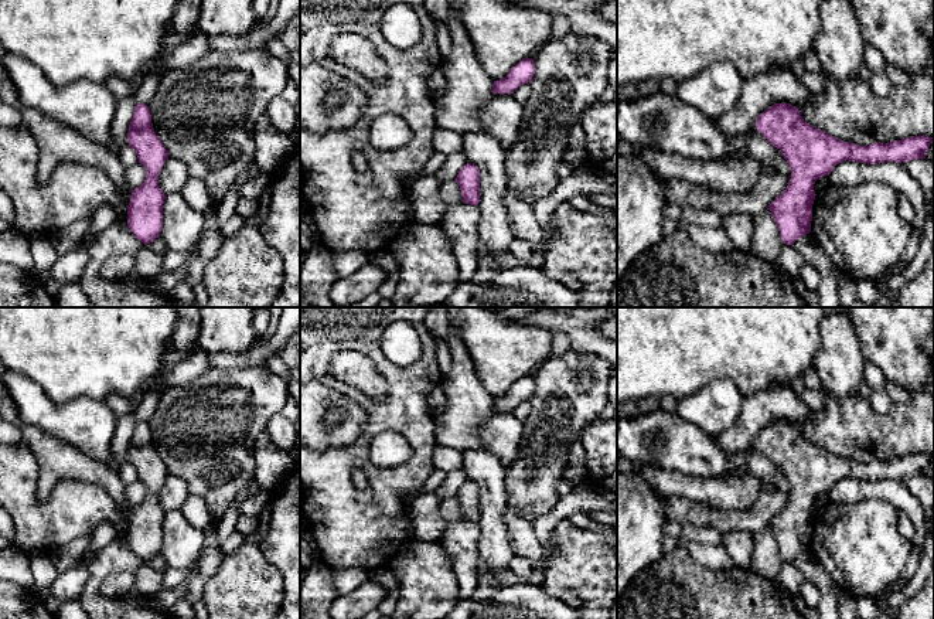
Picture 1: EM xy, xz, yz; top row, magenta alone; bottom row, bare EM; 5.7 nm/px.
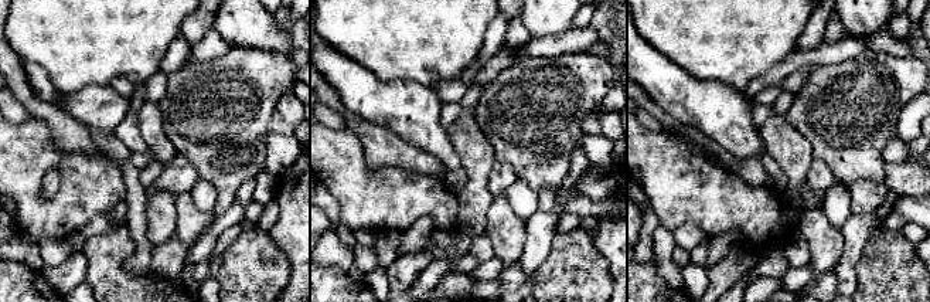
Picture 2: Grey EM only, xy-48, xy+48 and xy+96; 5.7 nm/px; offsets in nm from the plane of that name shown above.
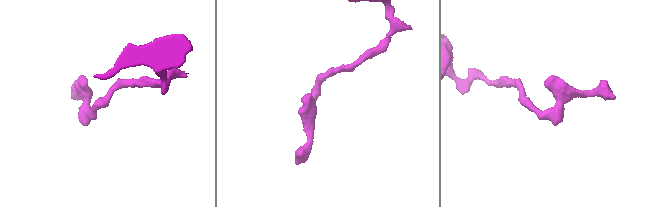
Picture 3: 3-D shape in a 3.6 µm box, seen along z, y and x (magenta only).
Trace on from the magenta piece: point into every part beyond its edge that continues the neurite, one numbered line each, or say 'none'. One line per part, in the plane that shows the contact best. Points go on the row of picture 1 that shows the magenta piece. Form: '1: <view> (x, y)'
none

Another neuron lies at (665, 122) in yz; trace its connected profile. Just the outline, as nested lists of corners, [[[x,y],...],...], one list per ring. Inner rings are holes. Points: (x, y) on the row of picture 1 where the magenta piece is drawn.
[[[661,91],[635,101],[617,101],[617,136],[635,146],[651,144],[664,152],[698,160],[720,161],[730,157],[751,157],[761,167],[771,166],[791,178],[791,167],[787,160],[757,129],[730,137],[696,108]]]

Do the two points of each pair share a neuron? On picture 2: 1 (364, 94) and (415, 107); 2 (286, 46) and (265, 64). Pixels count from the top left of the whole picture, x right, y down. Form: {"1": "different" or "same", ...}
{"1": "same", "2": "different"}

